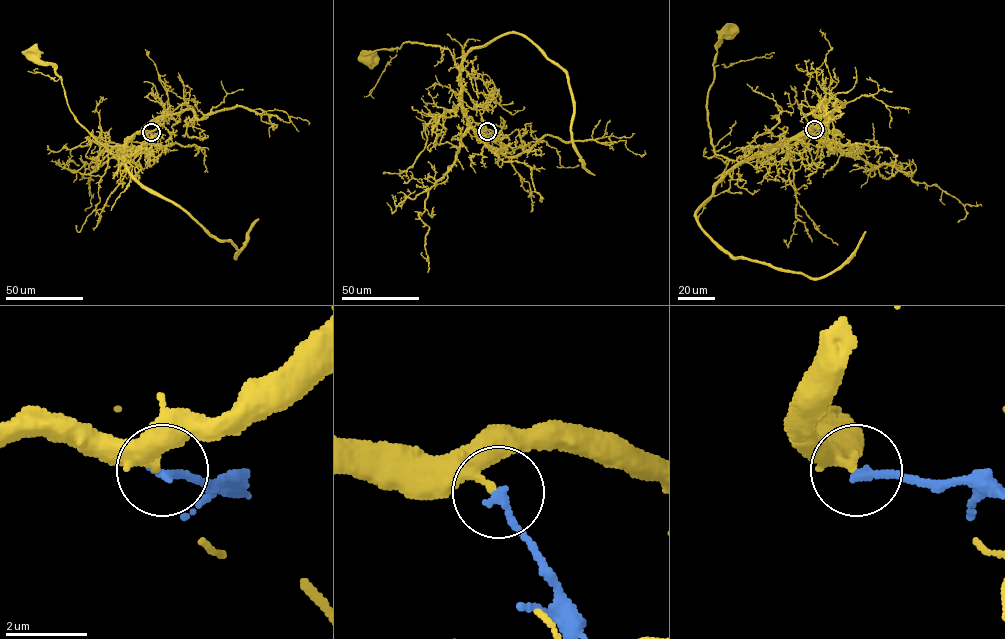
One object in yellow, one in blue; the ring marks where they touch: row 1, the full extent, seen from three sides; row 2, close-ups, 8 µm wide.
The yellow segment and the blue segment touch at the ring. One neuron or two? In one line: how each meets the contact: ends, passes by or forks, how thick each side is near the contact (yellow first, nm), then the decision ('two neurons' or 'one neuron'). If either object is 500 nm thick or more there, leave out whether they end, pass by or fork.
yellow ends; blue ends; calibres 280 and 200 nm; two neurons

